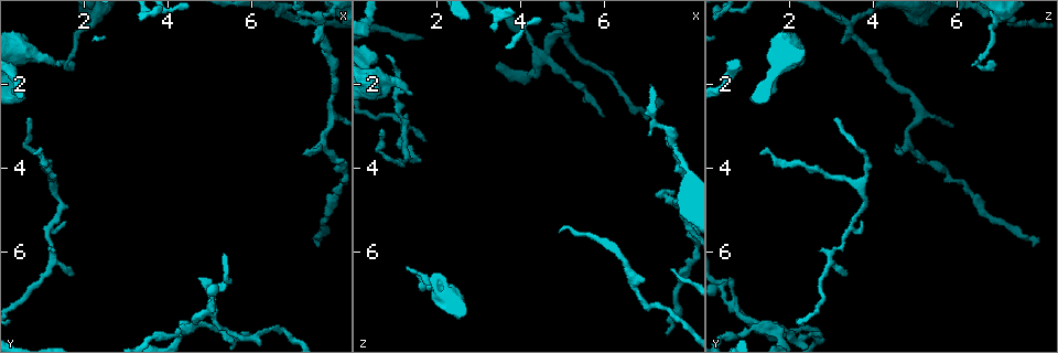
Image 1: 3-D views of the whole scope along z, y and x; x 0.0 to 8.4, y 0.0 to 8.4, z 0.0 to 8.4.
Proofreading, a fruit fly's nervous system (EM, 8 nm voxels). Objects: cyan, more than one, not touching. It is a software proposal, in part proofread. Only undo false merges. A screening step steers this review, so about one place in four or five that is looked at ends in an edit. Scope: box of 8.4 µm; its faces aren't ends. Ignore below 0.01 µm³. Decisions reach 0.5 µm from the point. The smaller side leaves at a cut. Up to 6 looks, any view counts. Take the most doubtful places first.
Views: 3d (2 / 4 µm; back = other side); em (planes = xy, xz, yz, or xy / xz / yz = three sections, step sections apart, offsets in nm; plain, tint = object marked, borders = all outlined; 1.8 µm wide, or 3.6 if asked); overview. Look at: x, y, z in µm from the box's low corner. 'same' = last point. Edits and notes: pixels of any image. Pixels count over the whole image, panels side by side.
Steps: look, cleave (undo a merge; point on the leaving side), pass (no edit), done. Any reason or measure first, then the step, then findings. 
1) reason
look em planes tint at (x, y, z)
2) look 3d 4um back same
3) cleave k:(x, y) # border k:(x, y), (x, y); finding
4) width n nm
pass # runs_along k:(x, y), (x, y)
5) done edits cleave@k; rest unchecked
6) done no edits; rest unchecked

calibre changes
look 3d 4um at (7.65, 0.55, 3.50)

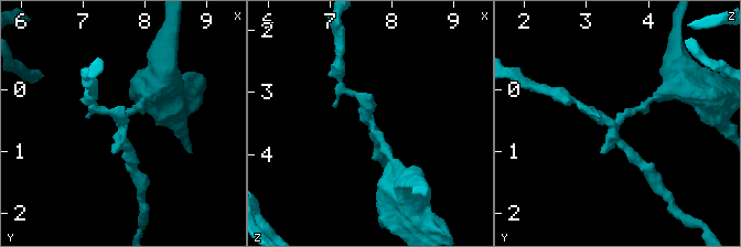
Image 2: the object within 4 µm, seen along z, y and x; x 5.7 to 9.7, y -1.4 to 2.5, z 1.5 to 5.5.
need the tissue
look em planes plain at (7.65, 0.55, 3.40)

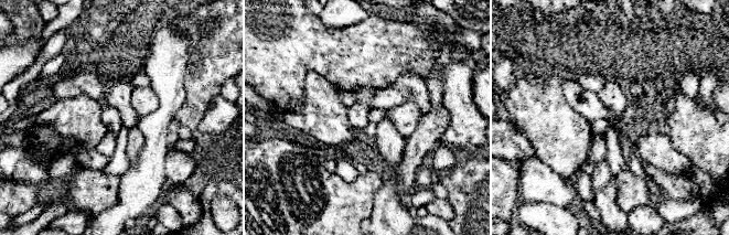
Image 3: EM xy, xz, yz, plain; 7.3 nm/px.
with the object marked
look em planes tint same

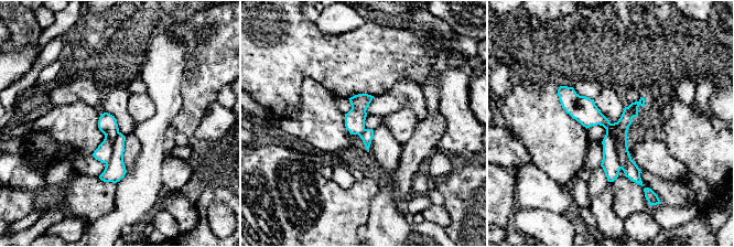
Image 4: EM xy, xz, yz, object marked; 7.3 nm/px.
cleave 4:(611, 164) # two neurons meet here

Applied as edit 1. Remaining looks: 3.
three-way junction
look 3d 4um at (4.90, 7.45, 0.85)

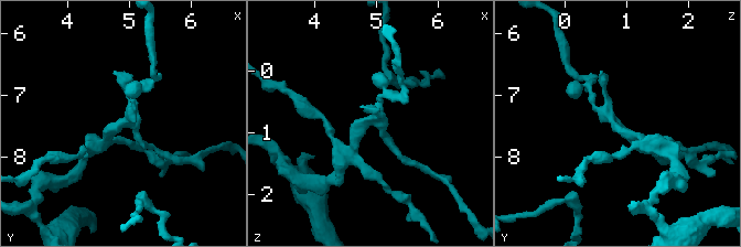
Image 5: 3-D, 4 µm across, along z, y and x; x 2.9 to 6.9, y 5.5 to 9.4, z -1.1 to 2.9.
look em xz step 4 tint at (4.95, 7.40, 0.80)

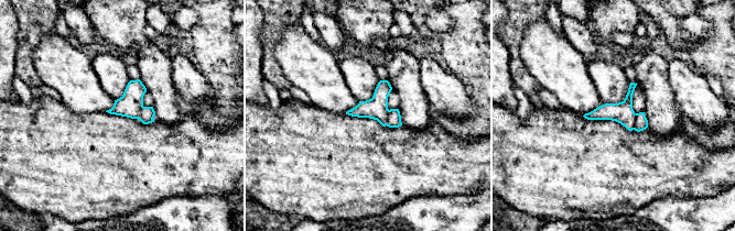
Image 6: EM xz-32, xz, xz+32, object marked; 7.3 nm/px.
cut it another way
look em planes tint same

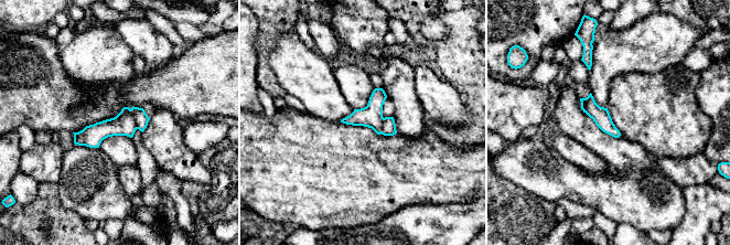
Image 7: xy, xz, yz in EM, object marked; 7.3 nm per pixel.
cleave 7:(141, 118) # two neurons meet here

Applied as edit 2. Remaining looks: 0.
done edits cleave@4, cleave@7; rest unchecked

